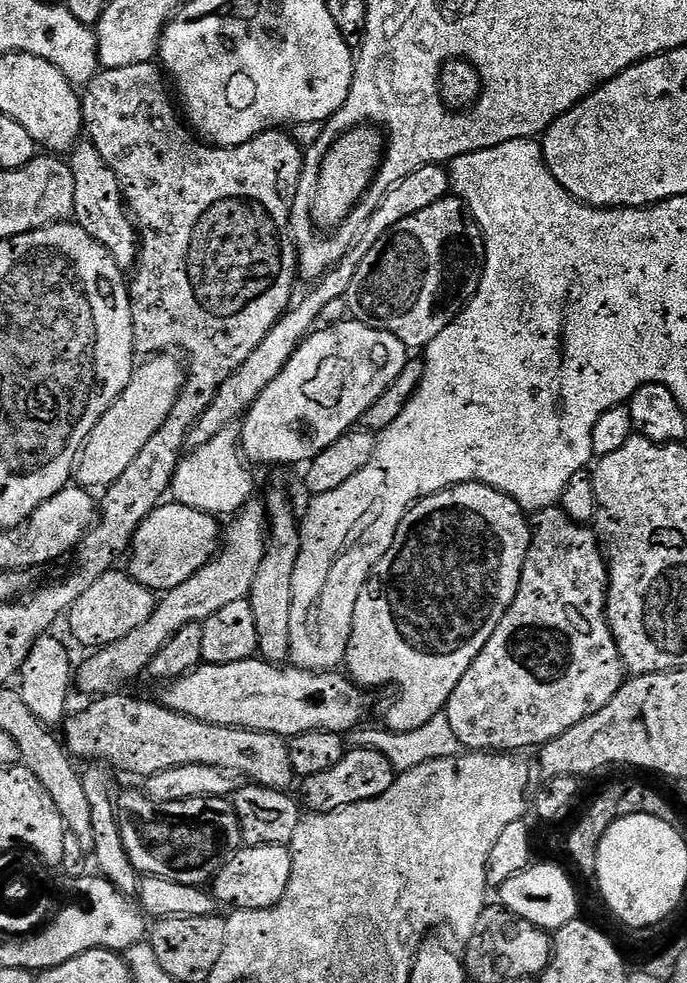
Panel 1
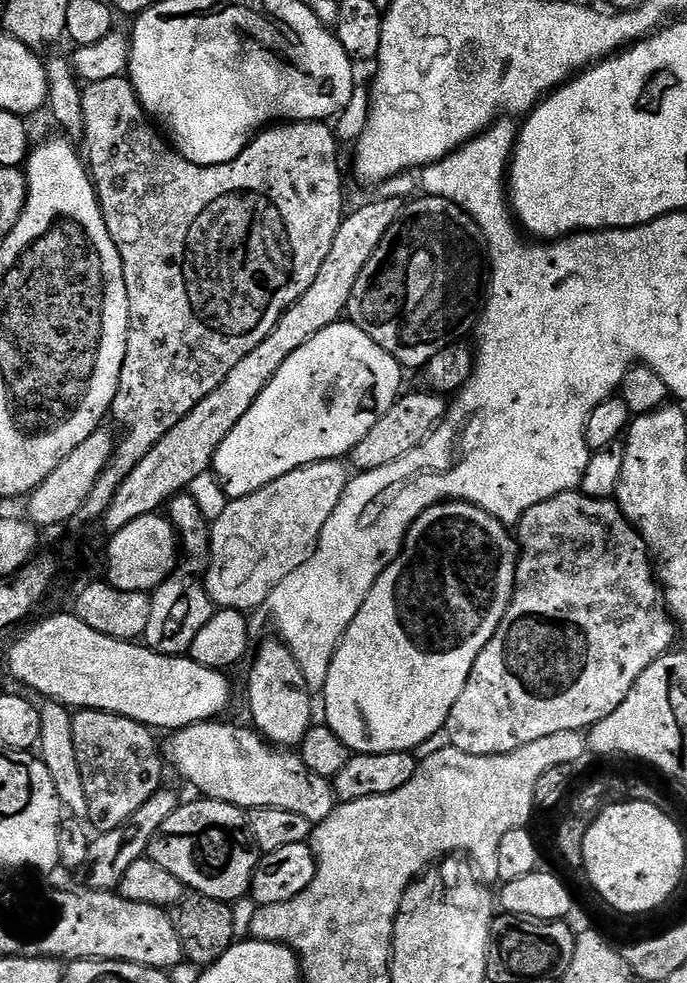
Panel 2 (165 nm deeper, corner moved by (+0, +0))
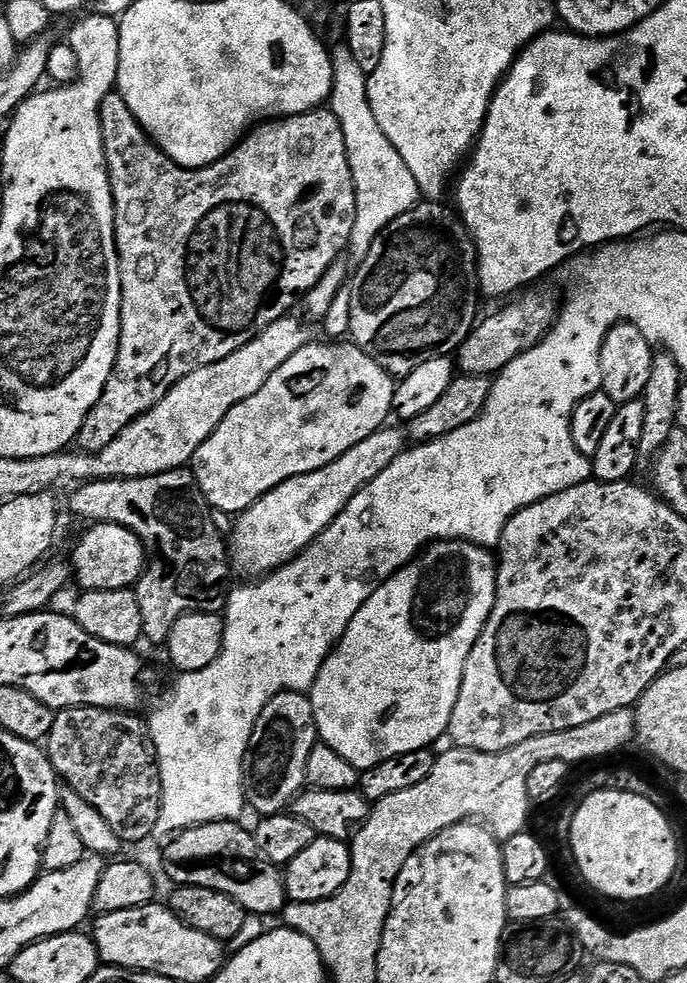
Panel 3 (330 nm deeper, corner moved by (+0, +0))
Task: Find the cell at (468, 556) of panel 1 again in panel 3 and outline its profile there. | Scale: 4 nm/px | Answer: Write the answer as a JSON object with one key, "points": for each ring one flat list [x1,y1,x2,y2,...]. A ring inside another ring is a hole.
{"points":[[443,540,435,544,428,545,421,551,416,559,409,562,405,568,400,568,384,583,376,593,366,601,354,614,350,626,344,631,344,636,340,643,332,649,326,658,314,686,310,690,310,699,314,718,316,719,316,730,319,739,325,744,329,744,346,762,350,762,361,770,371,770,380,764,385,764,387,760,396,760,400,756,405,756,411,752,423,752,431,749,432,743,441,735,448,731,448,723,452,717,454,706,460,697,460,687,464,677,464,667,470,658,470,650,478,642,486,622,496,605,496,574,498,571,497,561,493,553,487,548,480,548,476,544,470,544,467,540]]}

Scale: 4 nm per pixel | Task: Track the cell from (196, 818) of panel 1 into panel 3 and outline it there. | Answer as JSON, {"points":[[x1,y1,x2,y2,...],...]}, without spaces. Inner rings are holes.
{"points":[[236,822,223,824,203,824,198,828,185,829,164,852,164,868,168,876,180,886,193,884,210,890,218,890,234,902,244,907,245,913,256,916,272,916,283,913,286,907,286,893,284,891,284,873,277,865,271,864,261,856,256,848,256,838,251,831,248,832]]}

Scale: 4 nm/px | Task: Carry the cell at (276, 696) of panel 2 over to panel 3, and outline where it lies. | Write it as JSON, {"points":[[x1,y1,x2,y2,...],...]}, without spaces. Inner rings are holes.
{"points":[[280,692,262,710,250,738,244,769,244,794,257,817,279,816,291,809,293,800,305,791,306,762,316,749,318,733,312,701,302,692]]}

